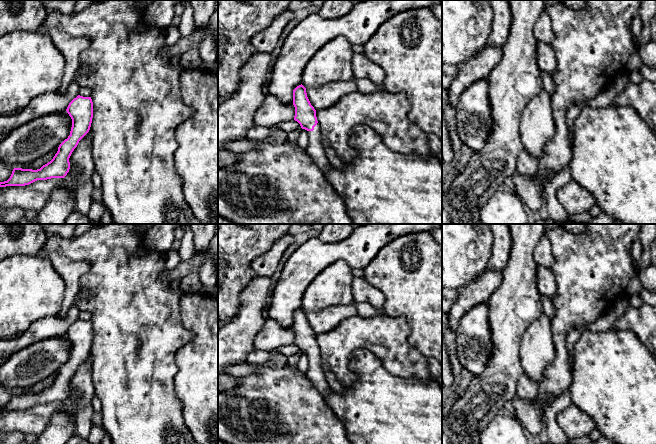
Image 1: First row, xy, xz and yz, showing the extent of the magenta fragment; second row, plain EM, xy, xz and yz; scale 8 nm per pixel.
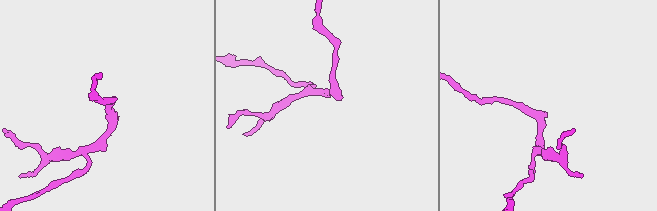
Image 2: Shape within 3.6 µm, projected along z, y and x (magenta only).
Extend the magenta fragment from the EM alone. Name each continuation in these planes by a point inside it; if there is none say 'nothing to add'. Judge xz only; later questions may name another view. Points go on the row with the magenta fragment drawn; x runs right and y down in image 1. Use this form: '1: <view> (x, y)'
1: xz (315, 149)

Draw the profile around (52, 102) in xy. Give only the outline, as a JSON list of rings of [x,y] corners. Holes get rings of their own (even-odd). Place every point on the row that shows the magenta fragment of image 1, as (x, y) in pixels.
[[[80,62],[75,78],[65,93],[52,91],[41,94],[35,97],[26,108],[12,114],[0,115],[0,138],[4,138],[17,127],[34,119],[66,111],[69,103],[79,95],[81,89],[79,78],[90,72],[90,67]]]

